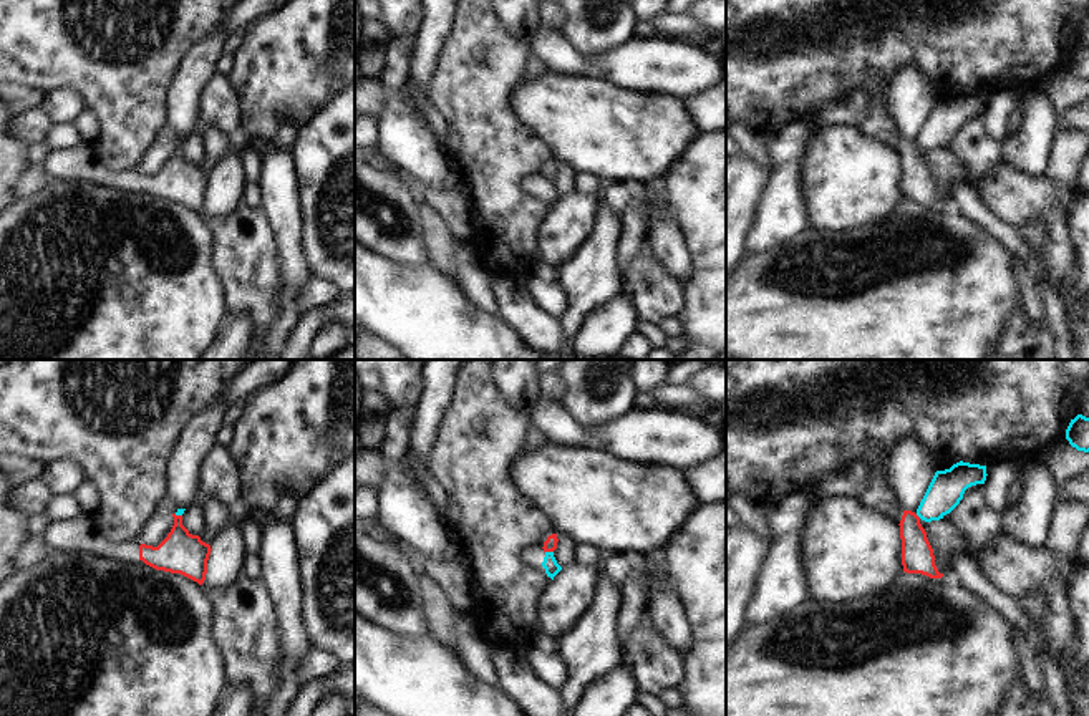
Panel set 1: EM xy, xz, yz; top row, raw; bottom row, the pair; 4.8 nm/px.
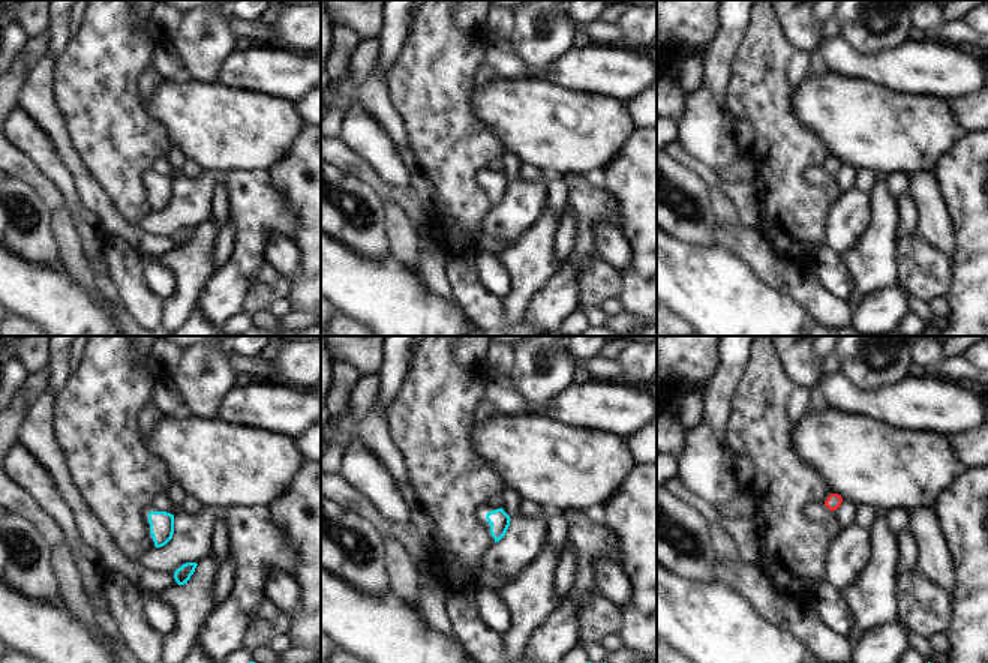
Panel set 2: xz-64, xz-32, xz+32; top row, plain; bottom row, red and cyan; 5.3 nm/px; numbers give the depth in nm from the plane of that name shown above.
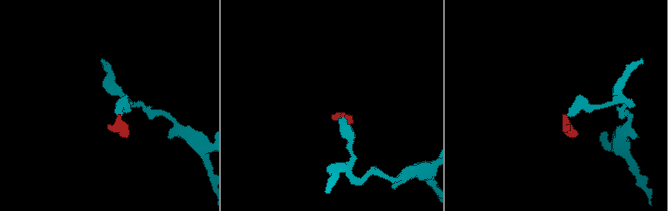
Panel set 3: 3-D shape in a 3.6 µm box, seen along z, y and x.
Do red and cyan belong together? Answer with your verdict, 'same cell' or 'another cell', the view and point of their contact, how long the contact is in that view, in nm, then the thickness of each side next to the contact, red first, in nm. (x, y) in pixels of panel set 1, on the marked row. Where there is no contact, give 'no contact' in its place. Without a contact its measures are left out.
another cell | xz (549, 551) | 40 nm | 60/70 nm

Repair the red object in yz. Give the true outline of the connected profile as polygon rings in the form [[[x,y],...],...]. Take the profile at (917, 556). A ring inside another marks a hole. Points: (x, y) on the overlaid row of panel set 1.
[[[912,443],[898,448],[890,459],[890,481],[903,507],[898,524],[903,572],[941,578],[943,573],[935,565],[933,549],[917,515],[917,509],[935,472],[928,457]]]

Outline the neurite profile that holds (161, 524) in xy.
[[[157,512],[157,515],[149,522],[149,529],[143,544],[157,547],[171,532],[174,525],[174,517],[169,512]]]

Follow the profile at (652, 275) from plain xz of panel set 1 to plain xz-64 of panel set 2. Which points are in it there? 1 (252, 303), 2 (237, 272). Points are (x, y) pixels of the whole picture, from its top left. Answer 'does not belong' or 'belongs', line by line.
1: belongs
2: does not belong

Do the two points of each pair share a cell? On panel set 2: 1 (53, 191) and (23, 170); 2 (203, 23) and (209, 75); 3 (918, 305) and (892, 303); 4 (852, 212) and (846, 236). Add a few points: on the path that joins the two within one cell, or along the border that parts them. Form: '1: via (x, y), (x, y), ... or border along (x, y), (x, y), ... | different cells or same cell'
1: via (45, 185), (30, 171) | same cell
2: via (204, 36), (204, 62) | same cell
3: border along (909, 294), (906, 297), (907, 309) | different cells
4: via (850, 218), (846, 230) | same cell

